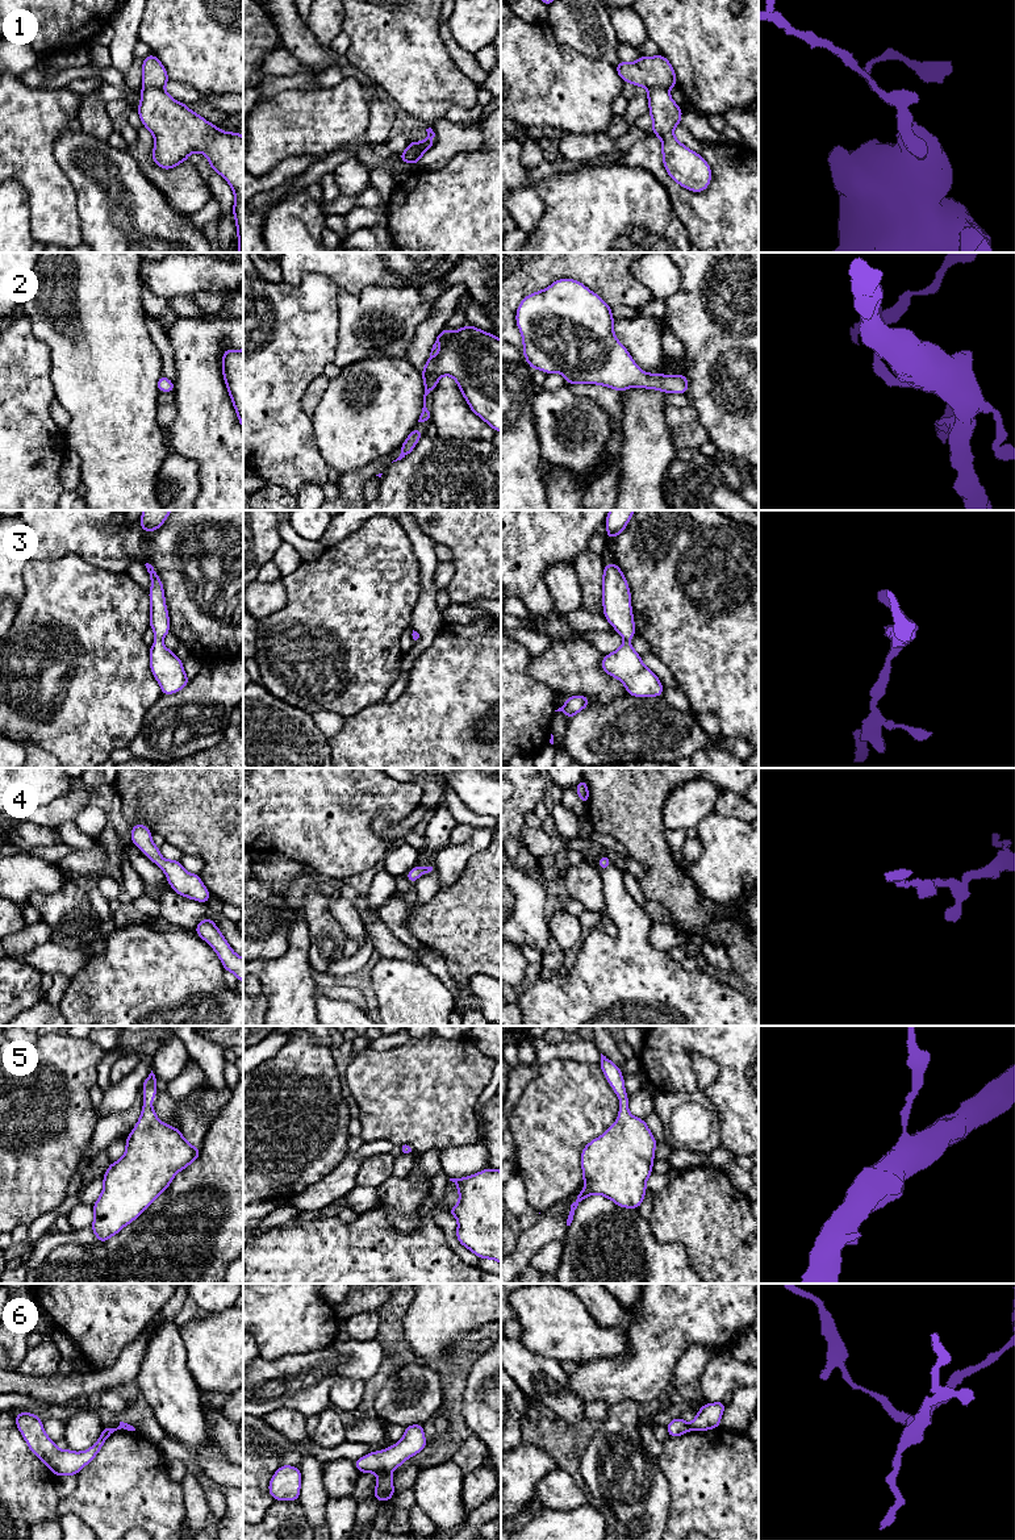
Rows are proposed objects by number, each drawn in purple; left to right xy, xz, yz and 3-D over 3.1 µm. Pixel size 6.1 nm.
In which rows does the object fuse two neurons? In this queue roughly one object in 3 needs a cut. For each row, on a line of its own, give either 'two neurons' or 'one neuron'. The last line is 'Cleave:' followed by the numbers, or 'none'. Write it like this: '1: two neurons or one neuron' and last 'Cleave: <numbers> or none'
1: two neurons
2: one neuron
3: one neuron
4: one neuron
5: one neuron
6: two neurons
Cleave: 1, 6

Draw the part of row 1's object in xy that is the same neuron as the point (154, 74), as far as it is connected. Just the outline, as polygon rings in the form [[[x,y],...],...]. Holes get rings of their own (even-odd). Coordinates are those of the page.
[[[154,54],[146,57],[142,63],[142,89],[149,87],[164,87],[168,75],[162,62]]]

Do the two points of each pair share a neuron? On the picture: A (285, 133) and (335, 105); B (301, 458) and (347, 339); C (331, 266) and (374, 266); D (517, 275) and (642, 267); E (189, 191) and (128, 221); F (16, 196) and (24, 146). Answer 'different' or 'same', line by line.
A: same
B: different
C: same
D: different
E: different
F: different

